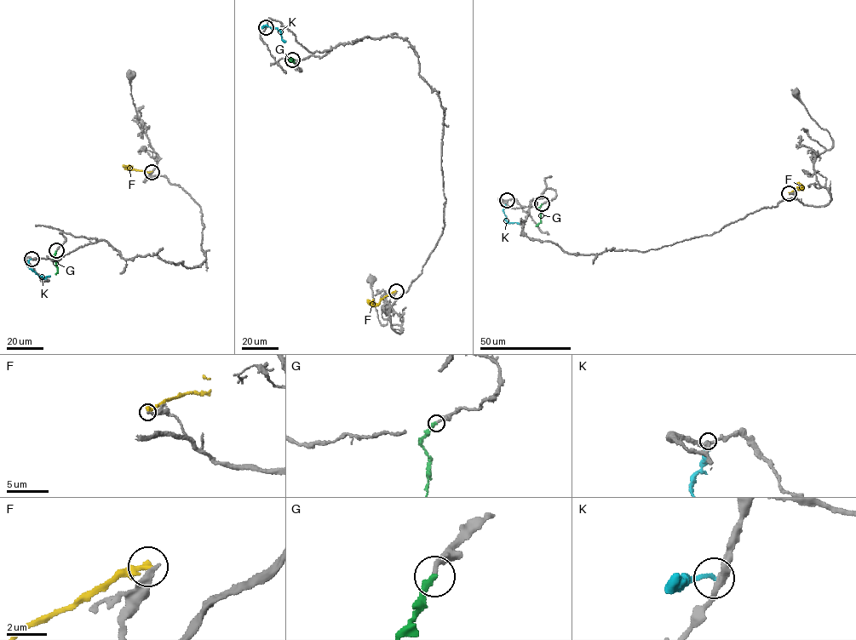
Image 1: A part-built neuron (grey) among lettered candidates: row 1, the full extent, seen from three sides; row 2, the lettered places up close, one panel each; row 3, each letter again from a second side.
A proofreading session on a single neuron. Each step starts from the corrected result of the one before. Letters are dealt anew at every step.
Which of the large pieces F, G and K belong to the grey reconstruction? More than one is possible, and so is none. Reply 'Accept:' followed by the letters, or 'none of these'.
Accept: G

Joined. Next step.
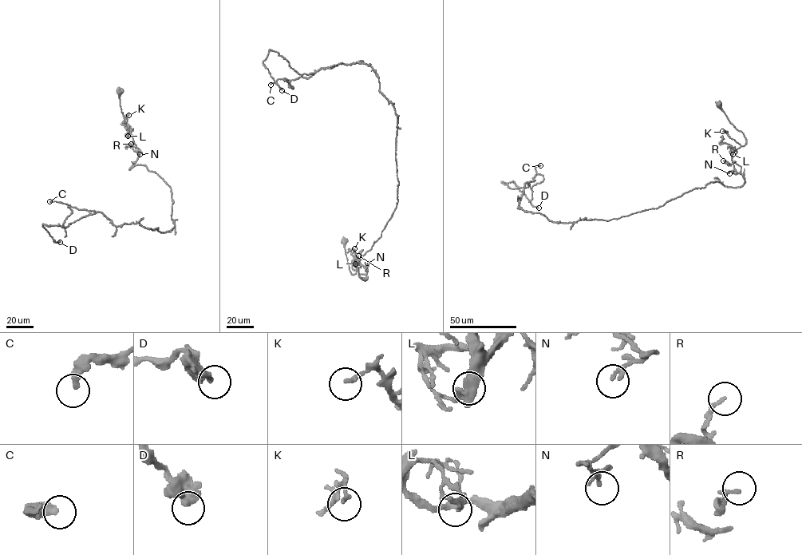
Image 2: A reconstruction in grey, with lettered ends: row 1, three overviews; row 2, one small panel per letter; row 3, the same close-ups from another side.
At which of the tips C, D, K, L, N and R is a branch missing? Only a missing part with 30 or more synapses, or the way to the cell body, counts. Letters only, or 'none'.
none

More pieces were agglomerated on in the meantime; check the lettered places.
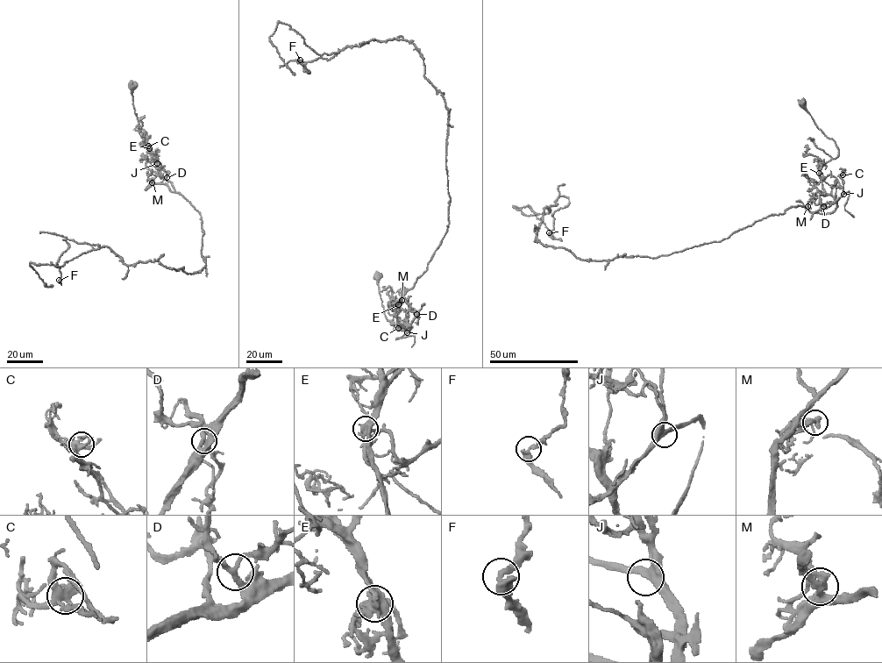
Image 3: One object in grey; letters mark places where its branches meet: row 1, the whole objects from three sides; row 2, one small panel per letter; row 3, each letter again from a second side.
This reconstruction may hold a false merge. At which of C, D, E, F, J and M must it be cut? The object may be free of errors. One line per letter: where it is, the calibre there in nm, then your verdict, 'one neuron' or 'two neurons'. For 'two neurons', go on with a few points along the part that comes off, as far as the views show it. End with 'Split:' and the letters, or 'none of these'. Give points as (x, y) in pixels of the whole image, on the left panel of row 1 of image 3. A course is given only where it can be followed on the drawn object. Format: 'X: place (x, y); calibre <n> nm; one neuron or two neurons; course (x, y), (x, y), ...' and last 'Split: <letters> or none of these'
C: place (148, 146); calibre 440 nm; one neuron
D: place (167, 177); calibre 280 nm; one neuron
E: place (149, 148); calibre 440 nm; two neurons; course (149, 148), (158, 160), (160, 173), (165, 178), (166, 172), (152, 156), (153, 153), (157, 151)
F: place (59, 280); calibre 440 nm; one neuron
J: place (157, 163); calibre 280 nm; one neuron
M: place (152, 182); calibre 320 nm; one neuron
Split: E

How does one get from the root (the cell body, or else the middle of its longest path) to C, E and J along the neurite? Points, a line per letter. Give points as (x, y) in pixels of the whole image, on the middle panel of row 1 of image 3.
C: (378, 274), (387, 321), (393, 319), (394, 308), (401, 310), (397, 317), (406, 331), (398, 328)
E: (378, 274), (380, 294), (387, 321), (393, 319), (394, 308), (397, 304)
J: (378, 274), (386, 317), (387, 321), (393, 319), (394, 308), (397, 305), (401, 310), (397, 317), (407, 332)

